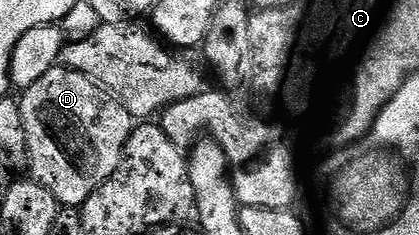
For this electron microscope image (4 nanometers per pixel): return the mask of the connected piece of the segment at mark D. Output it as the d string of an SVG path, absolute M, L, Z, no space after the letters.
M62 65L51 67L45 77L29 85L29 89L22 92L18 104L25 129L25 160L31 166L30 178L45 185L45 189L49 189L64 208L82 208L83 202L117 169L133 130L133 117L93 81Z

